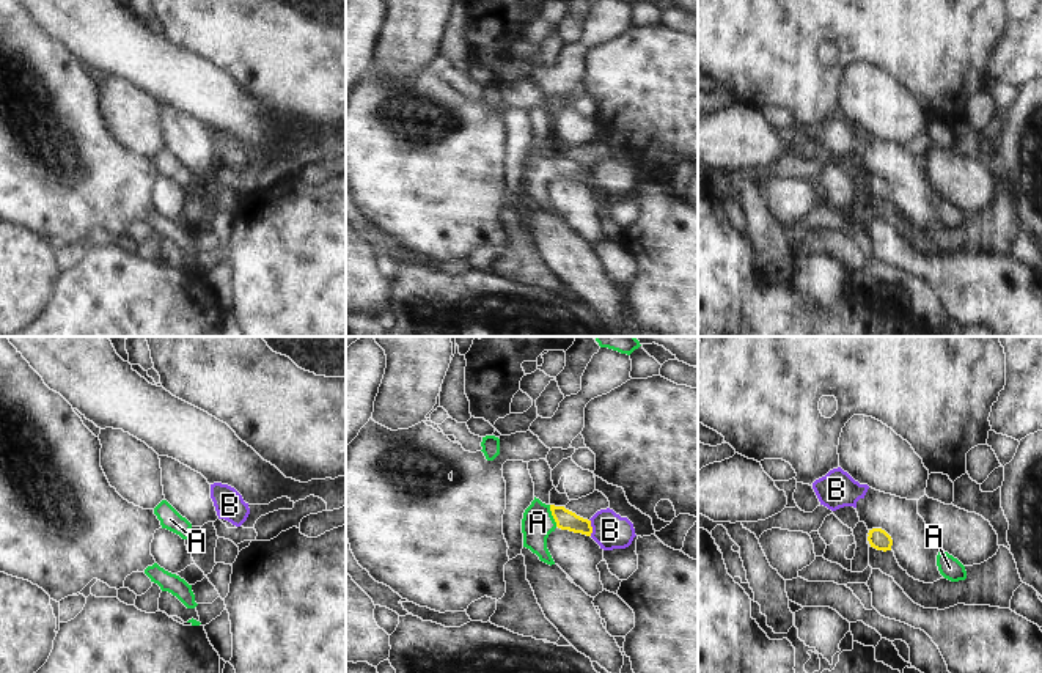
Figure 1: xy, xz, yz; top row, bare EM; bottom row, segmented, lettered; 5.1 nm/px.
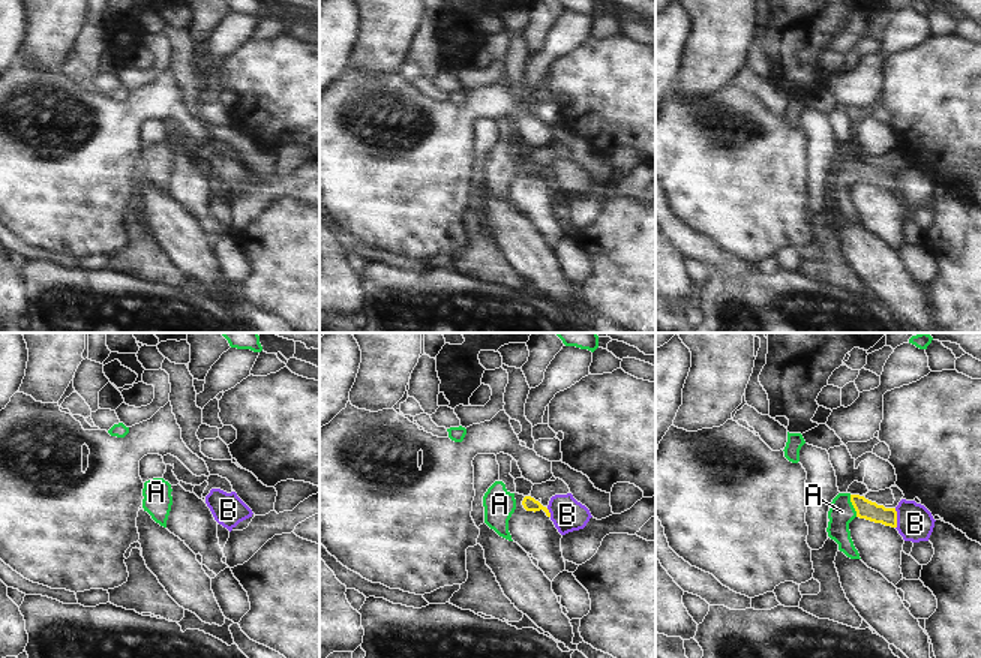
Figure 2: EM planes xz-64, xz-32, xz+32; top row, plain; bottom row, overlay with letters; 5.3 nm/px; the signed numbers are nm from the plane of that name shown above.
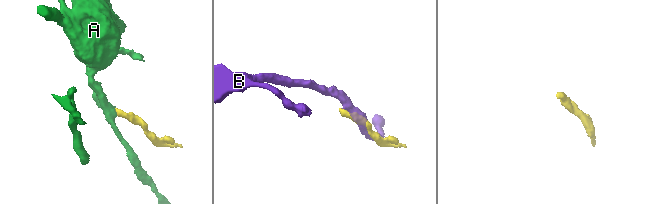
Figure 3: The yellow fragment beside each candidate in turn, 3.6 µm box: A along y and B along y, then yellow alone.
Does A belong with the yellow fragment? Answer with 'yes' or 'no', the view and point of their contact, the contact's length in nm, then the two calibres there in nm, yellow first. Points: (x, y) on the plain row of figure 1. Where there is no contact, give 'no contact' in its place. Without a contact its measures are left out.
yes; meets yellow in xz at (552, 162); contact 120 nm long; 100 nm thick on the yellow side, 160 nm on the other

